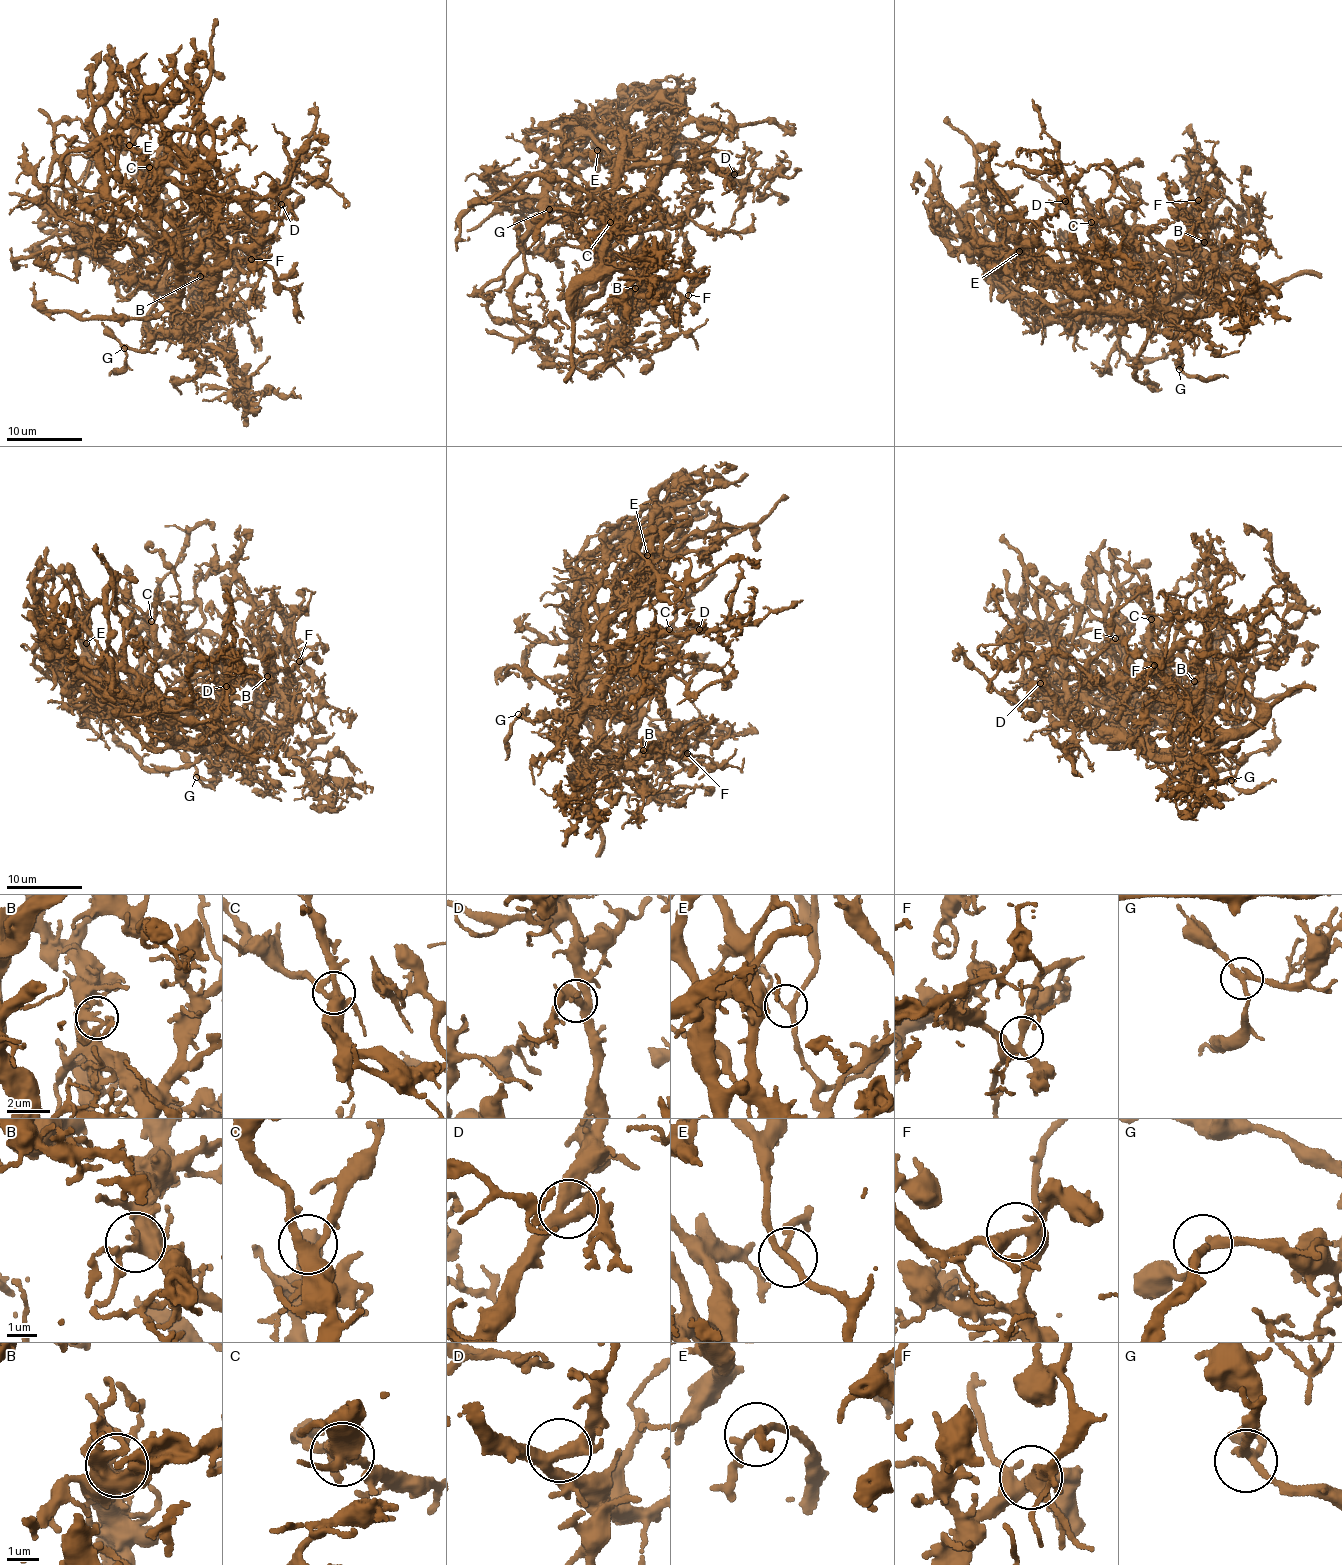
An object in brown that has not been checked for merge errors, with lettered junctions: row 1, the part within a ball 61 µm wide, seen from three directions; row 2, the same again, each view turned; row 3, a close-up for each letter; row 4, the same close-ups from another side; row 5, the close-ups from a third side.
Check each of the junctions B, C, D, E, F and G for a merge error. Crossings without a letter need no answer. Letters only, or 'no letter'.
no letter

